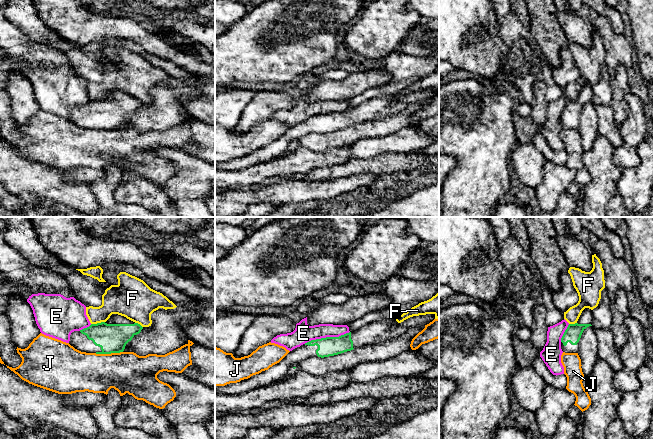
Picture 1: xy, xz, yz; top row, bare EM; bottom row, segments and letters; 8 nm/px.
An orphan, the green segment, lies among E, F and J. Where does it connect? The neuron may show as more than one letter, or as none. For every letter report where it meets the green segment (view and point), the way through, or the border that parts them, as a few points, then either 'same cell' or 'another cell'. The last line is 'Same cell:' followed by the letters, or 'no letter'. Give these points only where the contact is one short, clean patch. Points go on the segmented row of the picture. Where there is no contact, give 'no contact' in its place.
E: contact xz (326, 337); another cell
F: contact xy (97, 323); border xy (104, 321), (91, 324); another cell
J: contact xy (108, 353); another cell
Same cell: no letter

